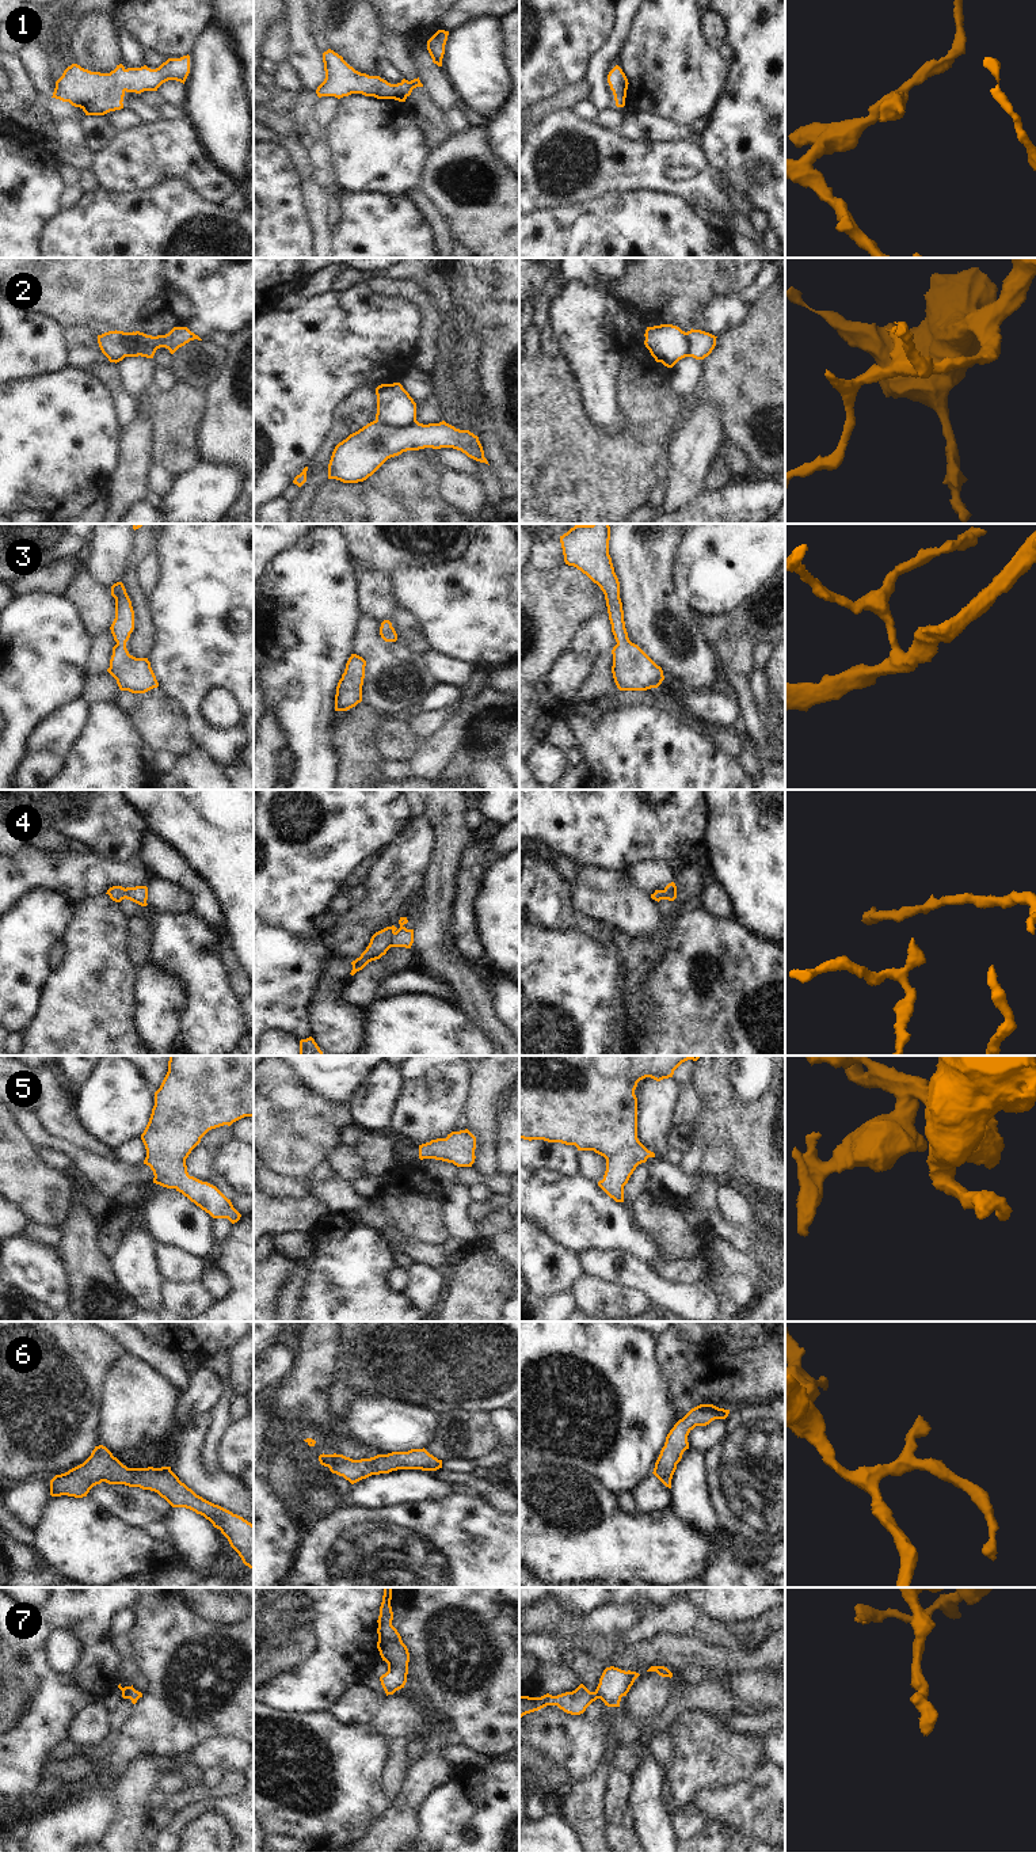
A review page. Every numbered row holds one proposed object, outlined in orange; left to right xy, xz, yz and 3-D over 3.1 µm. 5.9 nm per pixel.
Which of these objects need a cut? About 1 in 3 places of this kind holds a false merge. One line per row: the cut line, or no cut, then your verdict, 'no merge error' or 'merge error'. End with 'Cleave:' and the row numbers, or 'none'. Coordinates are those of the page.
1: no cut | no merge error
2: xz (376, 419), (391, 425), (410, 425), (415, 421) | merge error
3: no cut | no merge error
4: no cut | no merge error
5: no cut | no merge error
6: no cut | no merge error
7: no cut | no merge error
Cleave: 2

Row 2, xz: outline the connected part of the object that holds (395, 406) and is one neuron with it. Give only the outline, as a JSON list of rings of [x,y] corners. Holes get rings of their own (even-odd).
[[[400,383],[378,385],[376,395],[376,421],[391,426],[410,426],[416,421],[416,403]]]

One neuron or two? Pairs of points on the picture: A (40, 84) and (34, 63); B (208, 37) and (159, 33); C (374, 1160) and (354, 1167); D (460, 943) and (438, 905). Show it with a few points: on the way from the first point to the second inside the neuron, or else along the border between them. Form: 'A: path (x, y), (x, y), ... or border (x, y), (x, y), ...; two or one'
A: path (40, 79), (37, 68); one
B: border (212, 16), (195, 35), (187, 53); two
C: border (353, 1147), (361, 1156), (368, 1174); two
D: border (453, 893), (449, 938), (459, 954); two

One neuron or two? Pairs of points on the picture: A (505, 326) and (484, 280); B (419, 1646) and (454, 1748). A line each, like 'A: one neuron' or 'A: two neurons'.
A: one neuron
B: two neurons

